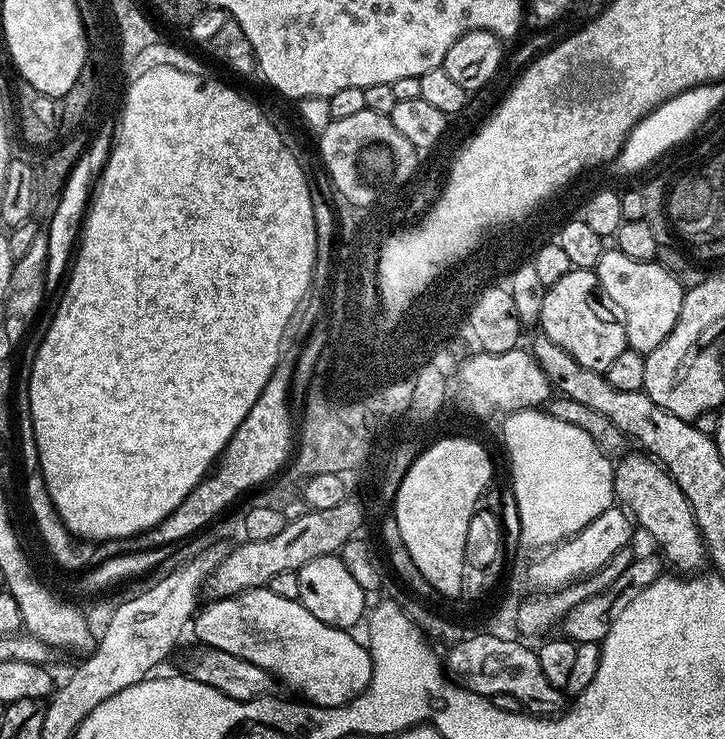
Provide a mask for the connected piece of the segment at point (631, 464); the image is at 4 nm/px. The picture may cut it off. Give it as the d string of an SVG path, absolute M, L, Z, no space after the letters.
M625 455L625 460L615 465L612 478L615 499L627 509L639 527L641 524L652 535L653 542L660 547L659 555L667 563L669 560L677 568L673 568L677 573L688 574L703 569L700 567L706 564L704 538L700 535L700 528L696 525L686 494L682 494L672 475L651 456L639 455Z

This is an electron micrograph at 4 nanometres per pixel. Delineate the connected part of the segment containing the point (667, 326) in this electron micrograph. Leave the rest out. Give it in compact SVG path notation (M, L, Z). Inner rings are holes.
M605 250L594 271L601 293L623 319L628 347L645 354L653 352L674 330L686 289L661 264L638 262L615 250Z

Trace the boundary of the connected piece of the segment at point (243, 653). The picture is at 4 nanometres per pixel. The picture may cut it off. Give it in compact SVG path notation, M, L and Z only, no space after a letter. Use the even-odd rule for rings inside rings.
M265 586L263 588L249 588L247 592L240 592L237 596L216 598L211 602L213 604L209 608L201 607L194 617L194 632L196 628L196 636L200 639L197 641L201 645L217 648L218 650L226 650L226 654L238 654L238 658L246 658L246 662L254 662L254 666L262 666L262 670L269 672L279 683L281 680L292 691L289 693L303 698L307 703L317 704L320 708L341 708L344 704L350 703L355 696L361 696L363 692L368 691L368 683L372 677L372 655L369 654L367 647L361 641L359 644L352 637L353 633L351 631L335 628L334 626L326 626L326 622L318 622L318 618L314 618L314 614L310 614L310 610L306 610L306 606L302 606L299 600L278 598L278 594L274 594Z

